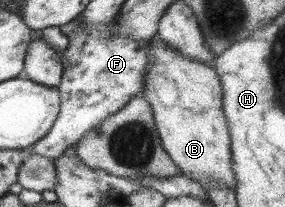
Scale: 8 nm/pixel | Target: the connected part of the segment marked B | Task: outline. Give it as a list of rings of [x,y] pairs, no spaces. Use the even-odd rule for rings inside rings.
[[[153,36],[148,42],[147,67],[143,75],[143,93],[152,111],[155,129],[161,145],[171,161],[187,178],[203,184],[221,184],[232,190],[235,178],[231,171],[230,138],[226,119],[222,110],[222,91],[217,73],[212,65],[197,63],[197,60],[185,57],[173,51],[159,36]]]

